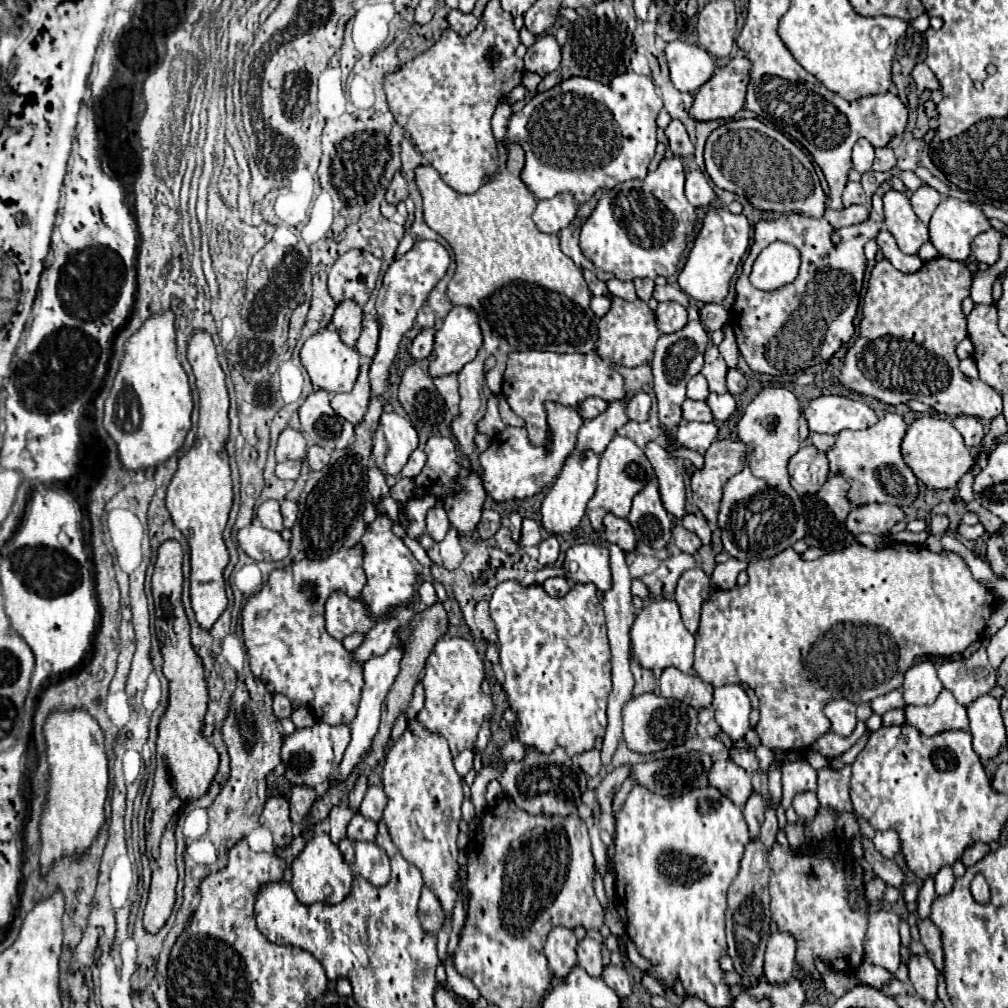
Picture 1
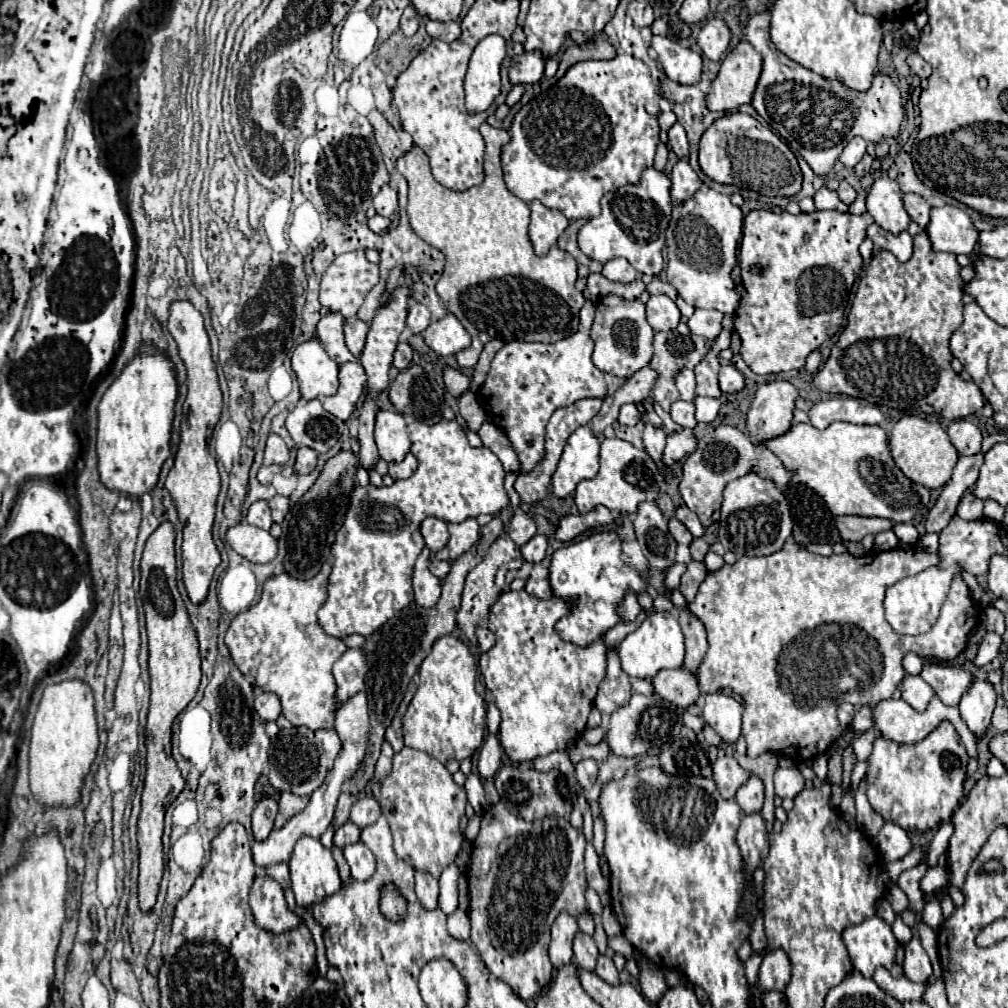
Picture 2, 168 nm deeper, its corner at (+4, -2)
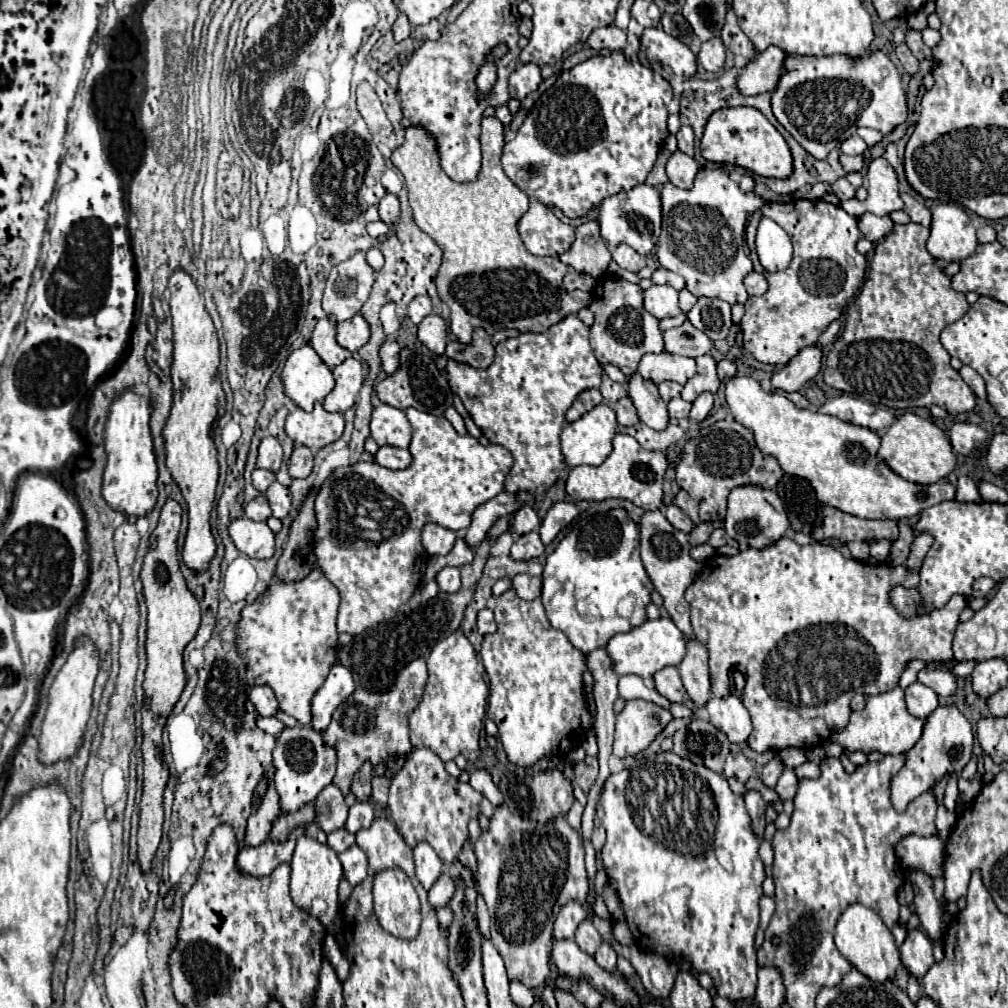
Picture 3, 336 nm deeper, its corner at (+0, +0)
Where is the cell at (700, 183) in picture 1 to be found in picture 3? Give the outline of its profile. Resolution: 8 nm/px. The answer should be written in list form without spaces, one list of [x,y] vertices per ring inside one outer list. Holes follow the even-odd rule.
[[[672,153],[668,163],[666,163],[666,173],[668,173],[668,181],[674,183],[676,187],[682,187],[682,189],[690,189],[692,183],[694,183],[694,177],[698,173],[698,163],[688,157],[686,153]]]

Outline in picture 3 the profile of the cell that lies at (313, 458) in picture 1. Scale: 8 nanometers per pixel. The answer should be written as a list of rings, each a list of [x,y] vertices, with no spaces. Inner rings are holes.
[[[296,445],[288,463],[288,475],[292,479],[304,479],[312,473],[312,461],[314,461],[314,453],[312,449],[304,447],[304,445]]]

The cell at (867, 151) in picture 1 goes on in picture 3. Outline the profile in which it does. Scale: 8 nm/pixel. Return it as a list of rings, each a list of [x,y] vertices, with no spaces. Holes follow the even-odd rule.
[[[858,135],[848,137],[848,139],[840,145],[840,151],[846,153],[846,155],[862,155],[866,149],[868,149],[868,145],[866,145],[864,139],[858,137]]]

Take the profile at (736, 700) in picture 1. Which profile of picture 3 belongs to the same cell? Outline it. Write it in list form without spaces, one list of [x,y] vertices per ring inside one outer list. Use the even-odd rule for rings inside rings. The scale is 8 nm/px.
[[[738,670],[733,672],[735,689],[730,697],[718,699],[712,697],[706,703],[706,713],[710,723],[724,731],[730,739],[730,743],[746,743],[746,739],[752,733],[752,721],[750,721],[750,713],[742,703],[742,689],[744,688],[744,675]]]

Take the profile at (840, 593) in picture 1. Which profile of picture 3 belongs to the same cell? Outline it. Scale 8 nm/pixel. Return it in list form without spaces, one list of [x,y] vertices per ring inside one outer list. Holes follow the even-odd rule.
[[[782,537],[780,541],[776,541],[776,545],[768,545],[768,549],[746,549],[738,555],[726,557],[726,555],[714,555],[710,557],[704,565],[700,575],[696,577],[696,581],[686,589],[686,601],[690,603],[690,621],[692,621],[692,629],[694,635],[700,643],[706,645],[708,655],[710,655],[710,681],[712,681],[712,693],[716,697],[728,697],[732,693],[732,671],[734,669],[742,669],[742,673],[746,673],[744,677],[744,689],[742,689],[742,701],[746,705],[746,709],[752,715],[752,723],[754,723],[754,731],[748,739],[748,745],[756,751],[756,753],[764,753],[768,749],[784,749],[784,747],[814,747],[814,745],[822,745],[824,739],[828,739],[830,731],[834,727],[842,729],[848,721],[848,701],[852,697],[848,697],[850,691],[854,693],[864,693],[864,695],[878,695],[884,691],[890,691],[904,667],[908,665],[908,661],[912,659],[926,659],[926,661],[948,661],[952,659],[952,639],[954,639],[954,631],[958,627],[958,615],[960,611],[966,607],[966,599],[962,595],[956,595],[948,601],[948,605],[944,605],[944,609],[934,609],[932,613],[922,613],[916,617],[902,617],[900,613],[890,613],[890,589],[892,587],[906,587],[906,589],[914,589],[918,587],[918,573],[908,573],[904,565],[890,567],[886,563],[880,565],[868,565],[856,559],[844,559],[842,553],[830,545],[820,545],[820,543],[812,543],[812,545],[798,545],[794,543],[790,537]]]

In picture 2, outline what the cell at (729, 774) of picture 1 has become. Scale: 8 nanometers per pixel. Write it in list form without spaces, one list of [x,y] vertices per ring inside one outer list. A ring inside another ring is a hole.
[[[720,755],[714,761],[712,771],[714,771],[712,779],[714,779],[720,795],[724,795],[724,799],[734,799],[736,791],[750,779],[750,775],[738,765],[738,761],[728,755]]]

